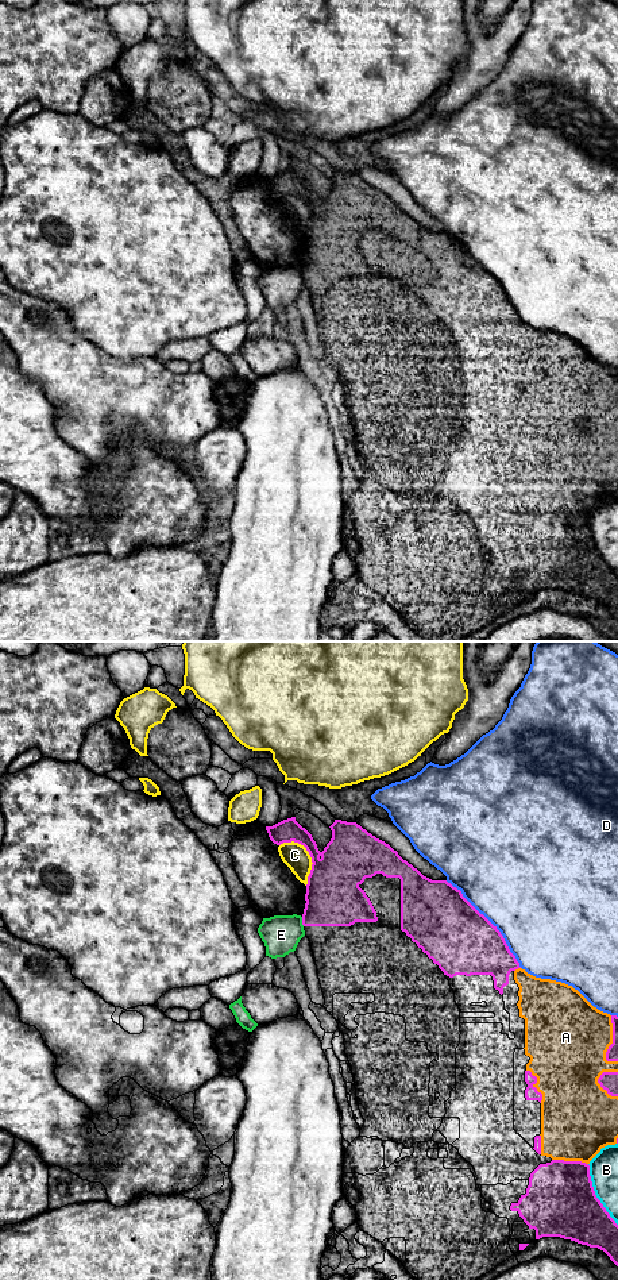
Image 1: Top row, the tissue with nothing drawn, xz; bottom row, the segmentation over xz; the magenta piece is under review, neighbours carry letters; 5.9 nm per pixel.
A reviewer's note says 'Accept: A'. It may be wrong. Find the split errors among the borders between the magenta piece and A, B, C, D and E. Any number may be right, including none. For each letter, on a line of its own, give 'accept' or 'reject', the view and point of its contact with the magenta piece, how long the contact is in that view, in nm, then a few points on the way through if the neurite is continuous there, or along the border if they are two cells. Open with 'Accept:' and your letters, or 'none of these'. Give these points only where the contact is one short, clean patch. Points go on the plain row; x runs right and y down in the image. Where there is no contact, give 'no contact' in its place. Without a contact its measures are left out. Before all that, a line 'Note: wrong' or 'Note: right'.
Note: right
Accept: A
A: accept | xz (613, 394) | 280 nm
B: reject | xz (595, 547) | 400 nm
C: reject | xz (309, 205) | 300 nm
D: reject | xz (490, 274) | 700 nm
E: reject | xz (302, 273) | 60 nm

